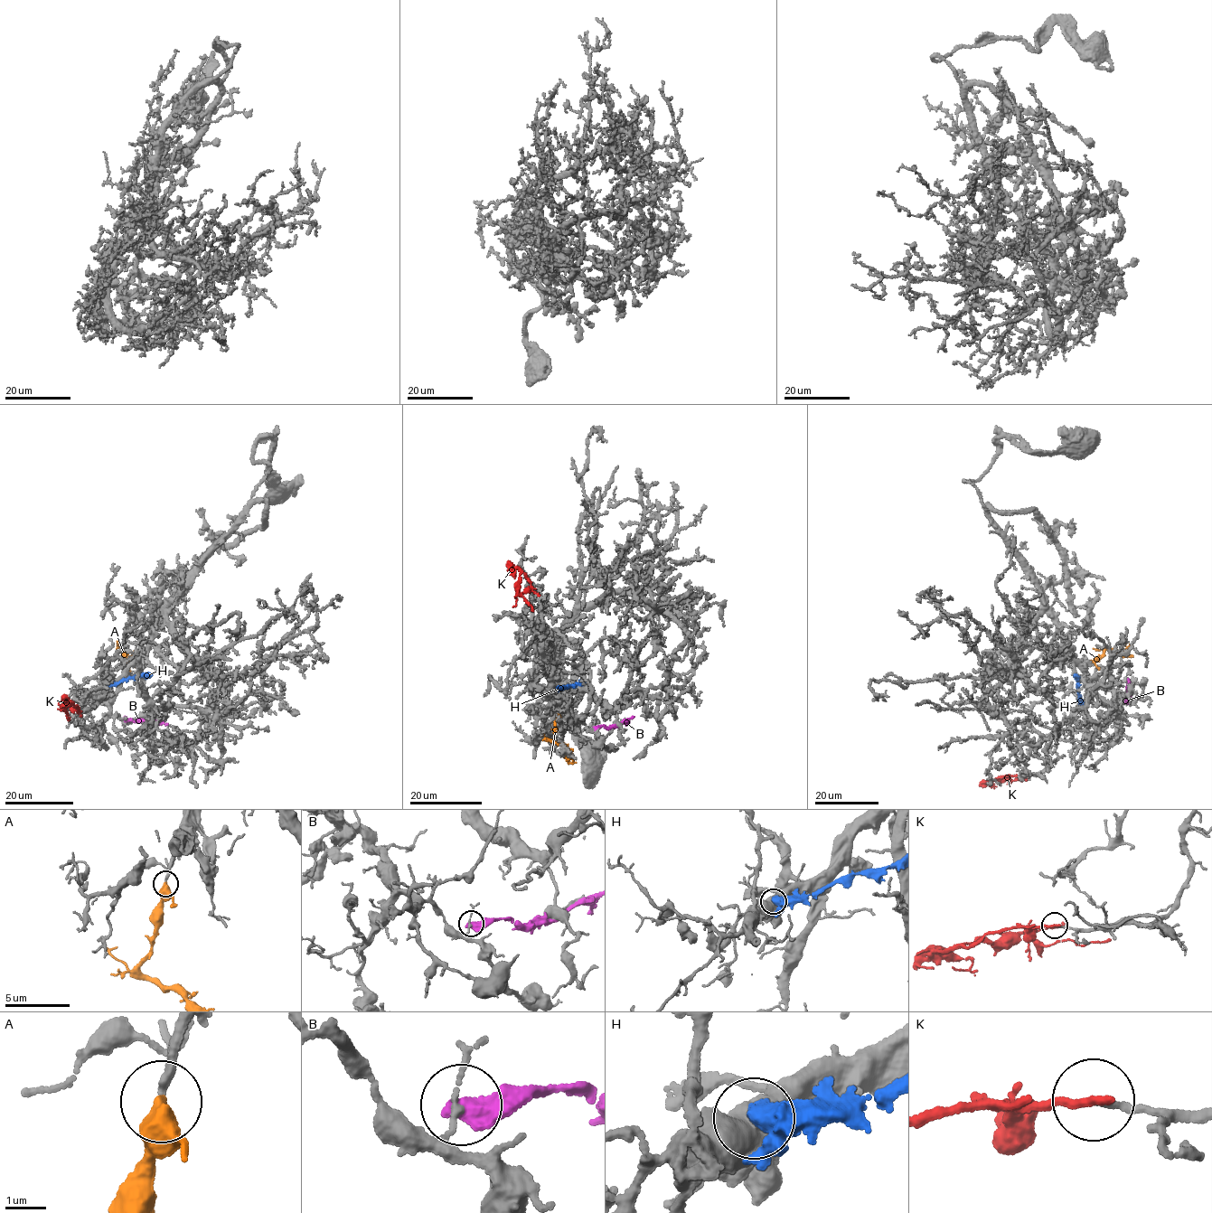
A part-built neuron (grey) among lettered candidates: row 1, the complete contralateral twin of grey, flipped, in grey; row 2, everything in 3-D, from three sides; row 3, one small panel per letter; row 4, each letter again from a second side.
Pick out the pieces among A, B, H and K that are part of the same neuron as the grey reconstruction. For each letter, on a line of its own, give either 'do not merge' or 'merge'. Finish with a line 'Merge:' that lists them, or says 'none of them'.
A: merge
B: do not merge
H: do not merge
K: do not merge
Merge: A

